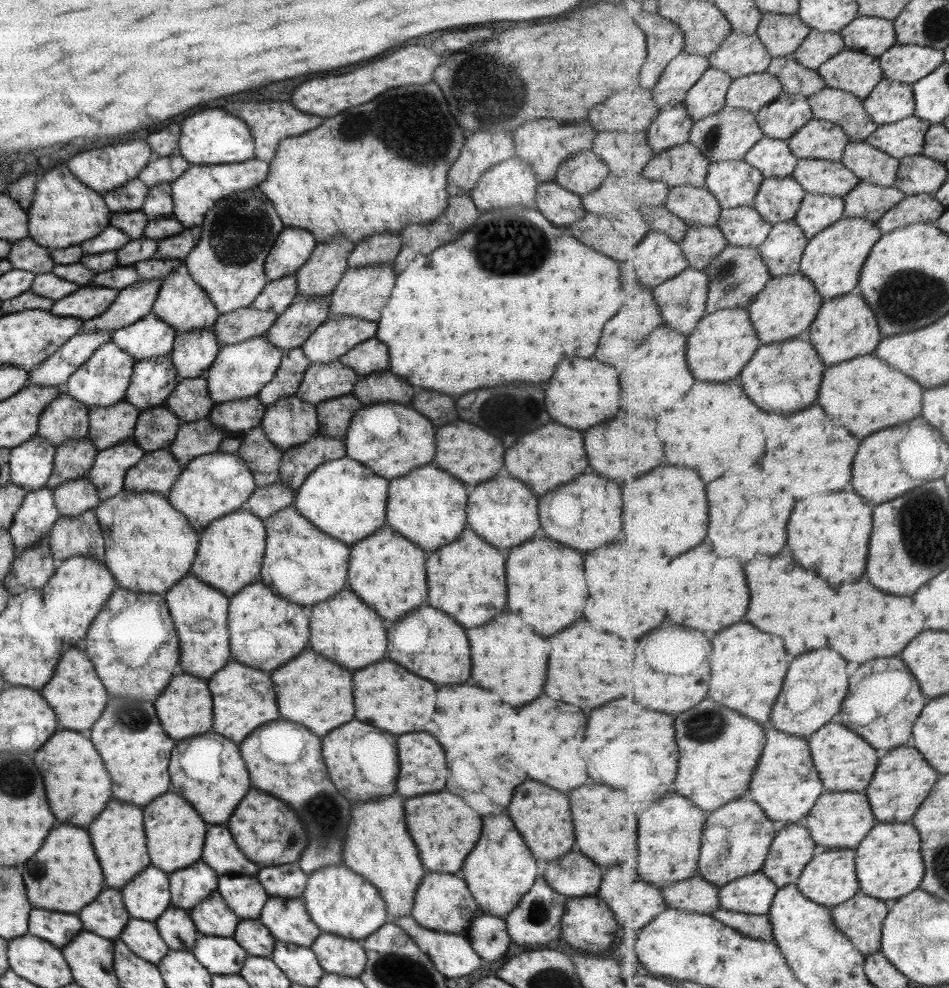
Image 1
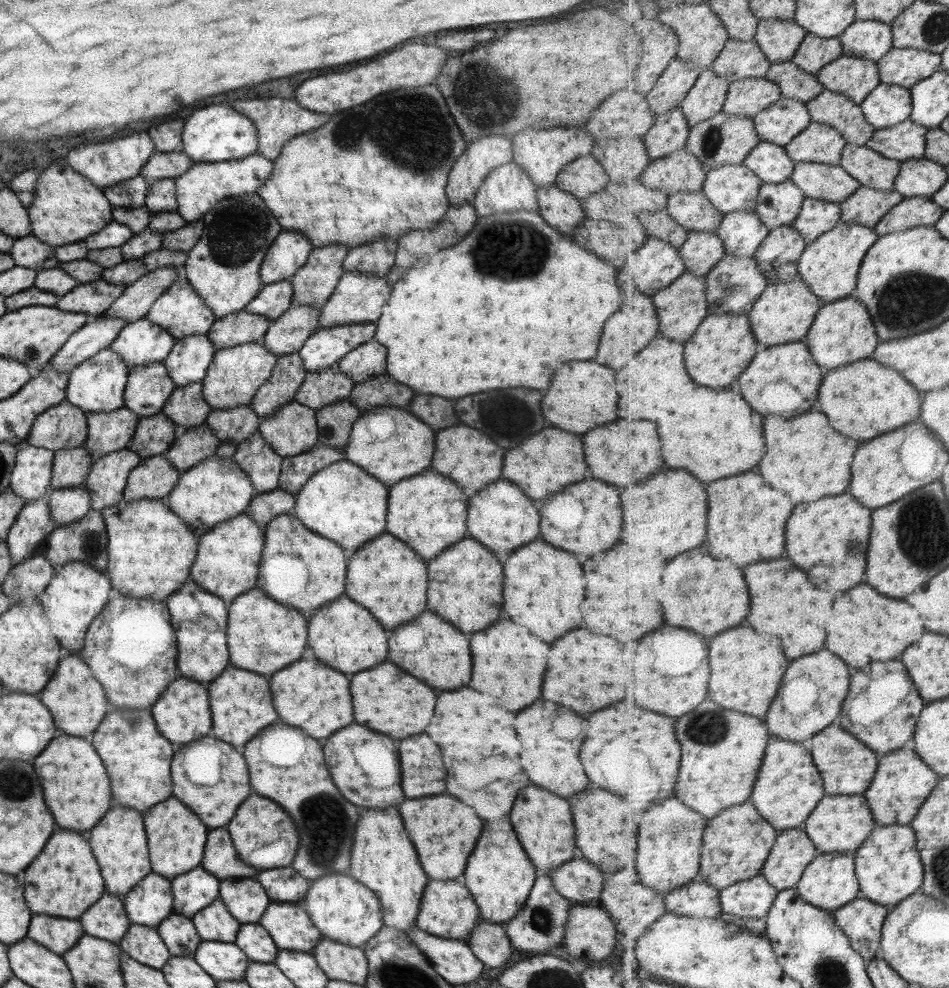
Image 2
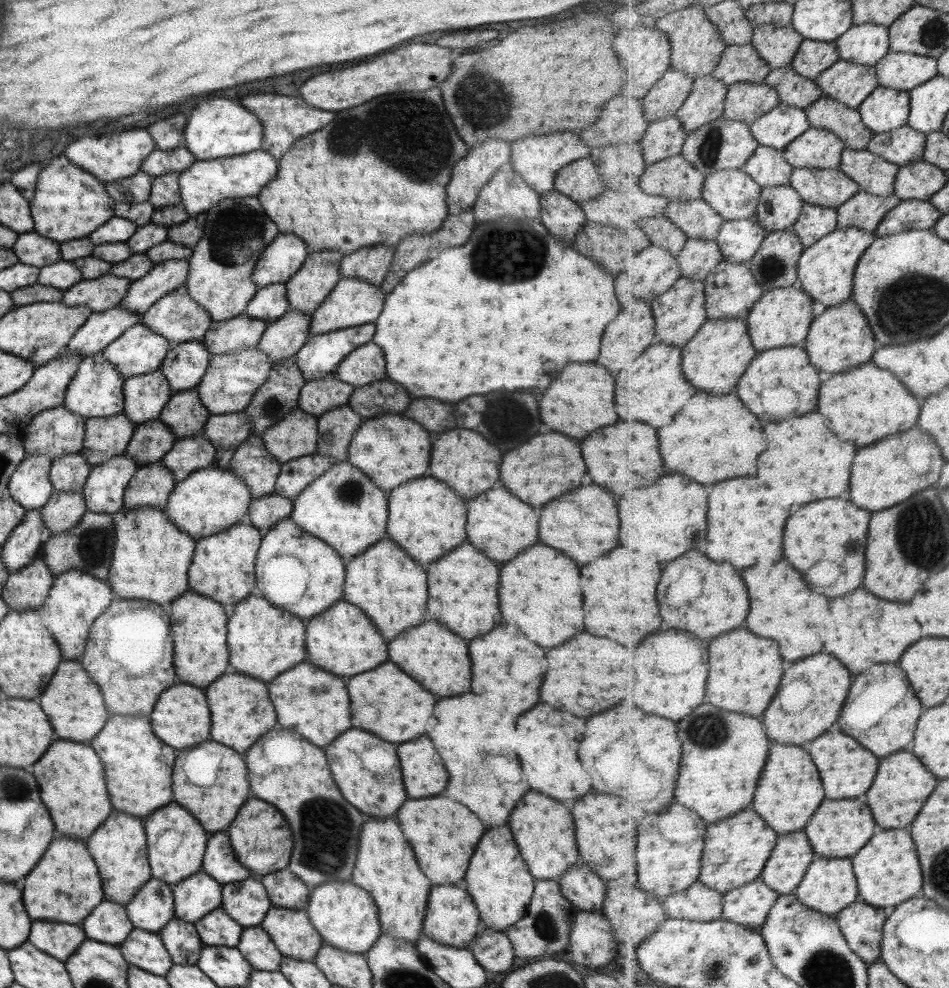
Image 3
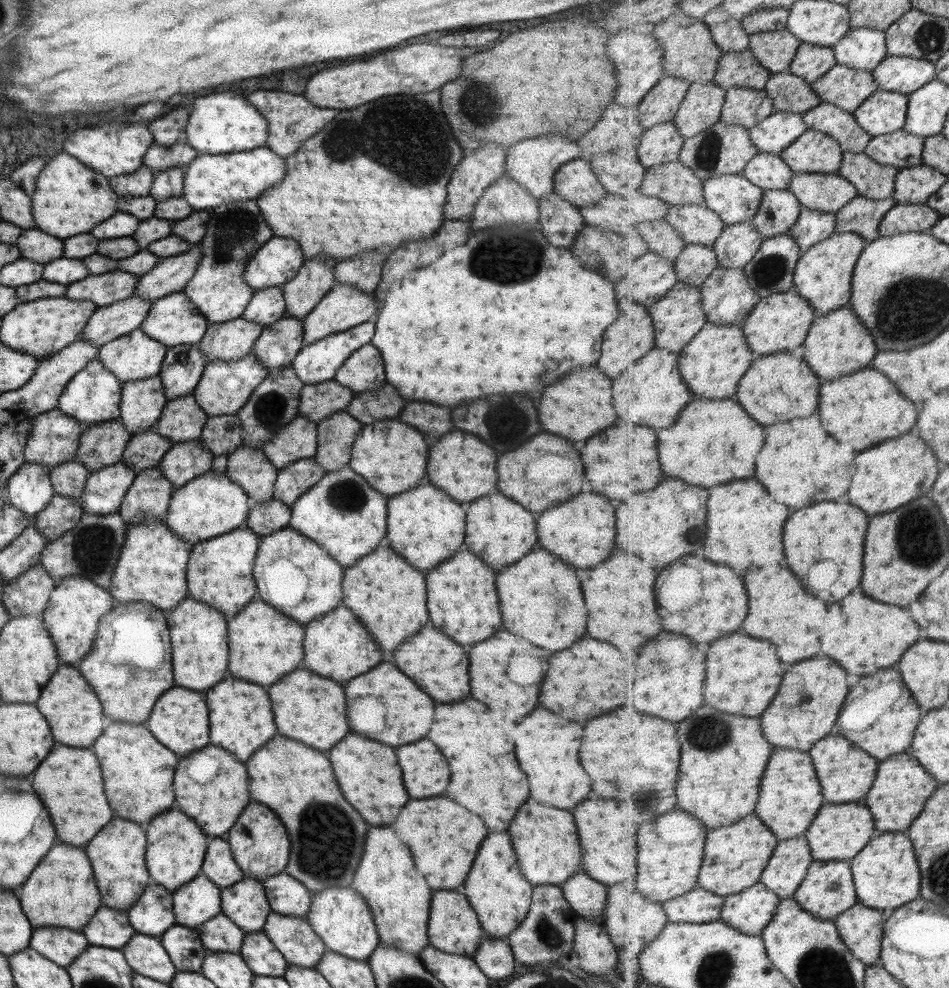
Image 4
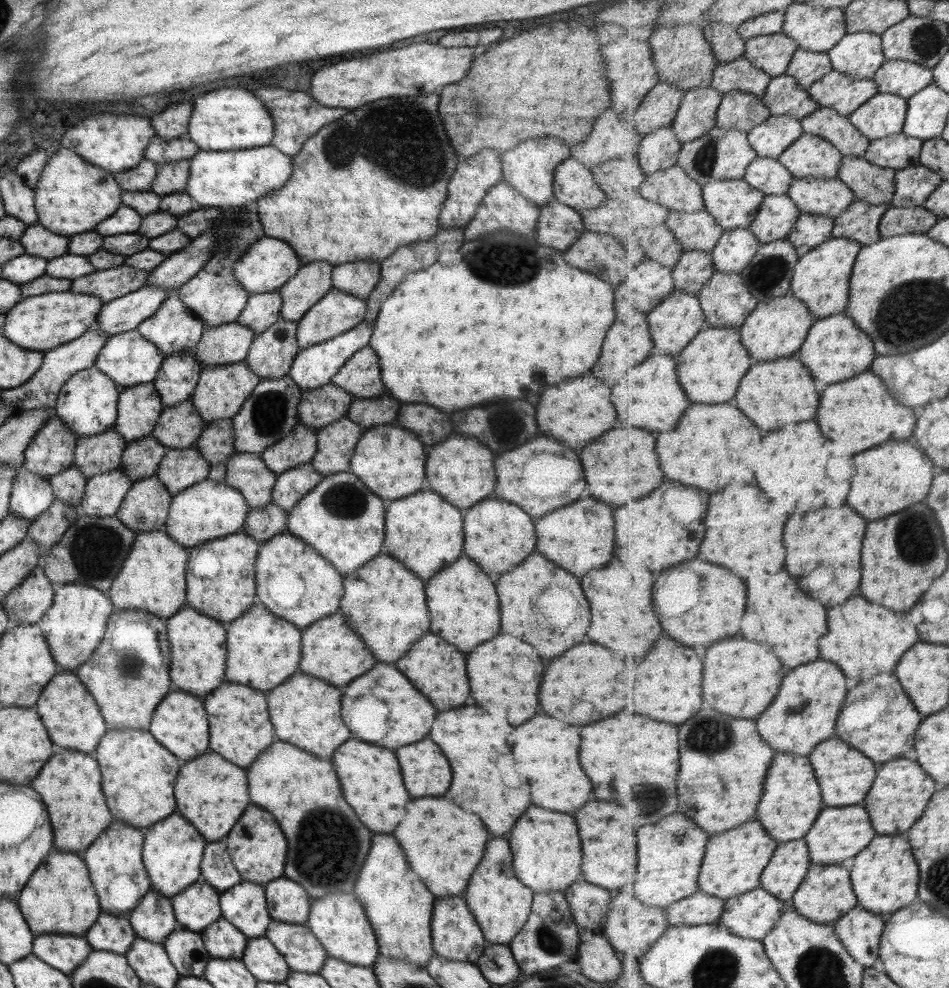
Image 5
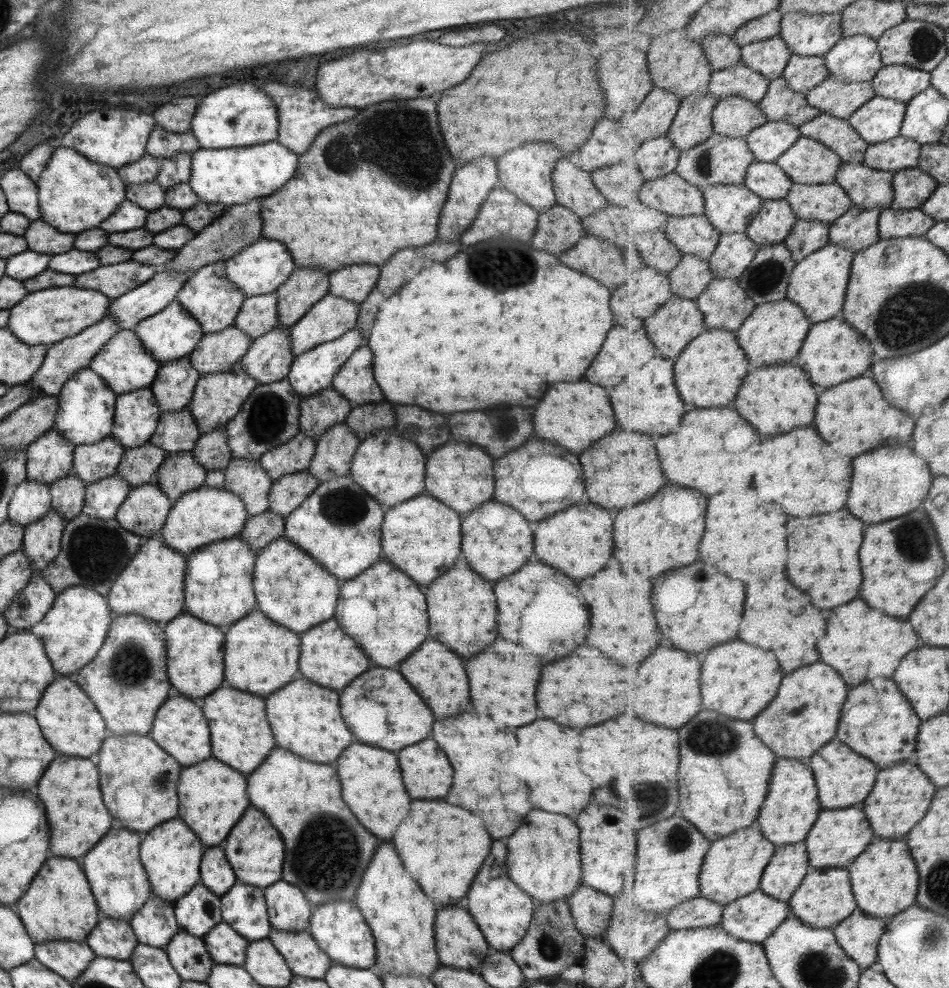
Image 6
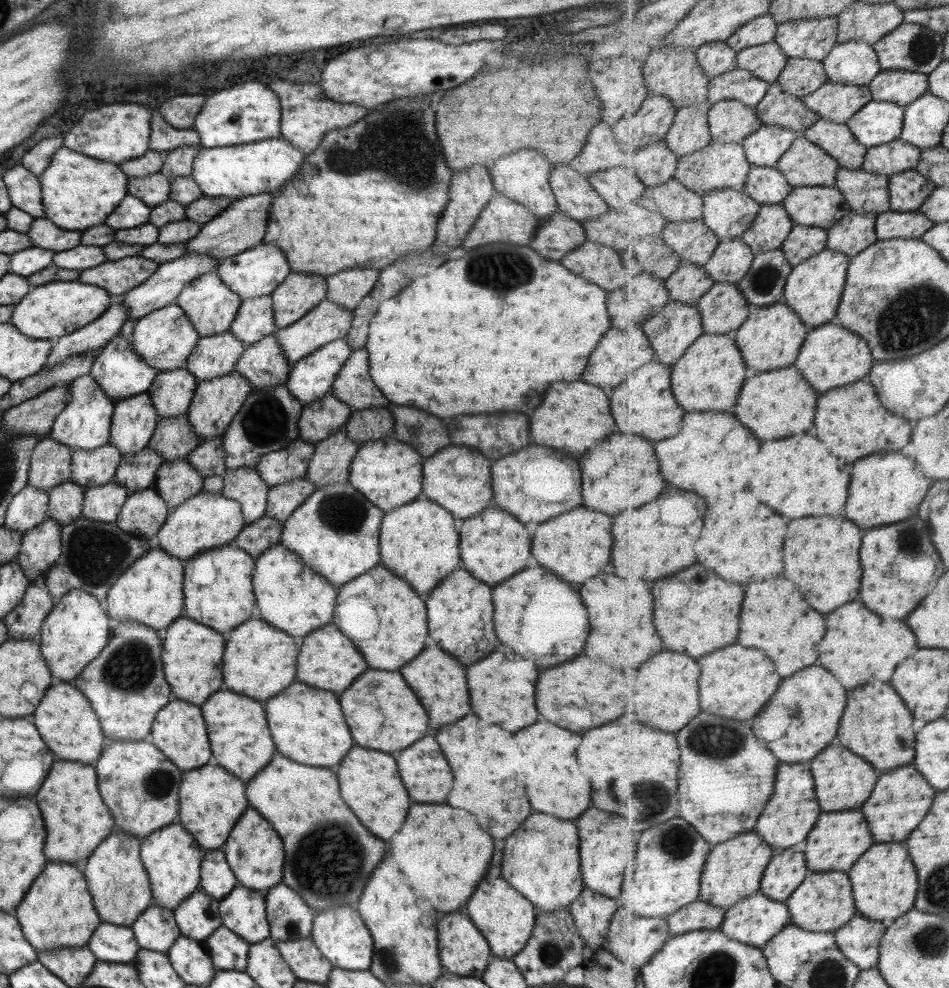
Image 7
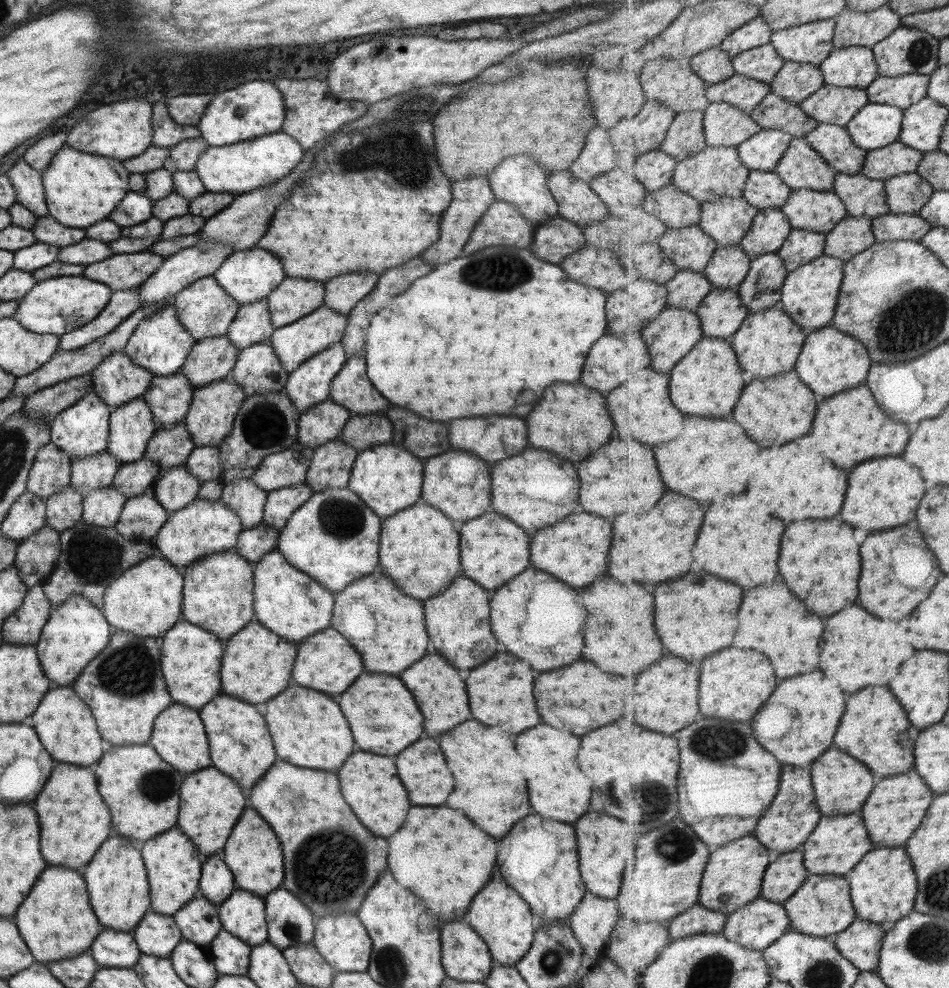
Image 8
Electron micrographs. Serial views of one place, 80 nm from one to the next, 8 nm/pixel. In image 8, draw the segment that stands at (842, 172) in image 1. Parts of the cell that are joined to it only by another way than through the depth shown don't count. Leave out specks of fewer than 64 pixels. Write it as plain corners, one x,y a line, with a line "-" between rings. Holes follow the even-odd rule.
797,190
782,206
793,228
831,232
848,215
843,199
833,190

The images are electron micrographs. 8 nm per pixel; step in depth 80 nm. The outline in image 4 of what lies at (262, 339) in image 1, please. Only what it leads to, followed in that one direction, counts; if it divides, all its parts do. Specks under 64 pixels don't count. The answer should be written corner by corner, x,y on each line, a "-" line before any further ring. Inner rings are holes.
251,352
239,360
206,362
203,374
201,374
201,378
199,378
191,396
193,396
199,409
208,417
234,415
239,408
244,406
251,396
251,392
263,382
267,375
267,371
258,364

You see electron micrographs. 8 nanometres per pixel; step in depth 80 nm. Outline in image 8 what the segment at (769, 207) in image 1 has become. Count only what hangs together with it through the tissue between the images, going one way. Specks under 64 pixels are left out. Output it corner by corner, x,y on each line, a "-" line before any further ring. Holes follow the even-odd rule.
781,208
760,209
740,245
754,260
755,257
781,249
792,230
790,218

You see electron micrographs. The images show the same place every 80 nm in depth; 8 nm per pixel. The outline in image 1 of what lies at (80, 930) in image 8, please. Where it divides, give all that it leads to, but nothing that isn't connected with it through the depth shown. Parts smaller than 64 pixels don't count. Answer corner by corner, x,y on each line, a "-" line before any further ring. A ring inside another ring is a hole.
61,824
49,832
39,851
21,866
25,893
33,909
77,915
104,890
101,866
85,830

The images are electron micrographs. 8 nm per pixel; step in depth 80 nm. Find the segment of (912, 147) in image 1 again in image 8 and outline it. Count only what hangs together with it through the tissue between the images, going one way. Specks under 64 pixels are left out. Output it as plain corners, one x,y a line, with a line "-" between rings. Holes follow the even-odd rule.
897,140
889,146
870,150
861,174
886,182
898,175
917,173
924,155
920,150

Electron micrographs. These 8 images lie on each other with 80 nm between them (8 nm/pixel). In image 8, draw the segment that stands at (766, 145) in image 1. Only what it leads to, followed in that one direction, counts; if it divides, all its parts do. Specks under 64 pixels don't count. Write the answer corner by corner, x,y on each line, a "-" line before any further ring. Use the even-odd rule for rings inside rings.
750,170
743,197
759,209
782,208
792,192
777,172

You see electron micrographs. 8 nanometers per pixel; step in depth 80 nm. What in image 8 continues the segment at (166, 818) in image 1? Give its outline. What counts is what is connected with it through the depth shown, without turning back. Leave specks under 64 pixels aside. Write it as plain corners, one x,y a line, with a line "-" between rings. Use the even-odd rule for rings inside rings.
175,826
138,846
146,871
150,911
172,917
179,909
199,894
198,883
202,857
193,843

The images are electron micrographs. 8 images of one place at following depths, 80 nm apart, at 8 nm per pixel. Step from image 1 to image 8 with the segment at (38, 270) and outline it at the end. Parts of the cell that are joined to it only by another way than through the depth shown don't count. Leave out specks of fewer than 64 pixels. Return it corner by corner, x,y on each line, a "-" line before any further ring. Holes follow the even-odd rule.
52,216
37,217
31,228
36,242
53,244
56,247
65,247
79,242
85,236
85,231
75,228
65,228
57,224

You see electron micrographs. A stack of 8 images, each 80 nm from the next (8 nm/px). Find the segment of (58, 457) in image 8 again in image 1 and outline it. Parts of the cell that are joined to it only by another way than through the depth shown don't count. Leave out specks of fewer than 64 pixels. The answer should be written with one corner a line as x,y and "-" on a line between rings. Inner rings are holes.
61,391
39,415
37,437
55,448
67,440
83,439
88,434
88,408

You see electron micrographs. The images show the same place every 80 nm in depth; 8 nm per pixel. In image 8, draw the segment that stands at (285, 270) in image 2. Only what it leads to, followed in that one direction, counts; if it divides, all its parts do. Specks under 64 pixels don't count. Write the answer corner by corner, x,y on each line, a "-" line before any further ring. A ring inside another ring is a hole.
253,246
249,249
233,251
227,255
212,277
232,300
238,305
245,305
266,298
286,276
283,274
278,258
262,248

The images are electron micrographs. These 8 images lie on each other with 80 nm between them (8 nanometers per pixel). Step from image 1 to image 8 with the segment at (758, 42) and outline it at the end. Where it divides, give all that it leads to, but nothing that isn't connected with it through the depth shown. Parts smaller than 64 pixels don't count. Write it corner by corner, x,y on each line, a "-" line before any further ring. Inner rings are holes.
739,73
723,82
708,85
706,90
710,103
728,102
747,113
752,113
771,92
770,83

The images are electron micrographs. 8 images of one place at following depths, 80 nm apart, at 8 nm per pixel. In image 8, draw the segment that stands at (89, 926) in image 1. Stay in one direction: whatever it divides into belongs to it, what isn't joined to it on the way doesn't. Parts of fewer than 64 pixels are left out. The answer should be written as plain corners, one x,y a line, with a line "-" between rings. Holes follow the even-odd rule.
103,928
88,948
100,968
132,968
140,952
130,933

